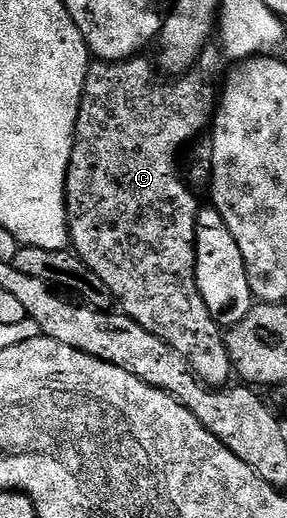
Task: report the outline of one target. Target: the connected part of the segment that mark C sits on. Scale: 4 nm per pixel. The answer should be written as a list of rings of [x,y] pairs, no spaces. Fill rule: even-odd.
[[[139,54],[129,60],[111,60],[109,62],[94,62],[90,65],[90,74],[86,79],[86,92],[82,96],[82,106],[81,112],[78,115],[78,130],[75,133],[75,145],[74,154],[70,159],[70,170],[68,172],[68,178],[66,179],[66,207],[67,212],[70,215],[70,243],[72,245],[73,251],[77,254],[79,258],[85,262],[92,270],[96,270],[96,274],[100,274],[100,278],[104,278],[104,282],[108,282],[108,286],[112,290],[115,301],[120,305],[122,304],[121,311],[127,316],[131,316],[136,322],[140,322],[140,326],[144,326],[150,332],[159,336],[162,340],[168,342],[175,350],[180,354],[184,354],[184,358],[192,366],[194,373],[204,381],[205,384],[209,384],[211,388],[225,388],[231,383],[231,378],[235,375],[236,365],[230,360],[228,346],[226,345],[226,337],[224,335],[223,325],[218,323],[218,320],[214,315],[211,314],[208,306],[202,294],[200,292],[200,286],[196,282],[196,256],[197,256],[197,246],[198,246],[198,214],[200,211],[200,203],[198,204],[198,195],[202,192],[202,187],[209,185],[212,180],[212,161],[215,159],[215,145],[212,143],[211,137],[208,135],[206,137],[206,131],[208,133],[211,131],[212,125],[215,123],[215,117],[220,105],[220,85],[224,80],[224,72],[222,76],[222,64],[217,60],[216,57],[210,56],[211,54],[203,55],[202,59],[198,61],[196,67],[177,77],[177,78],[166,78],[166,81],[161,84],[158,81],[158,76],[160,77],[160,72],[157,67],[154,68],[145,59],[145,55]]]

